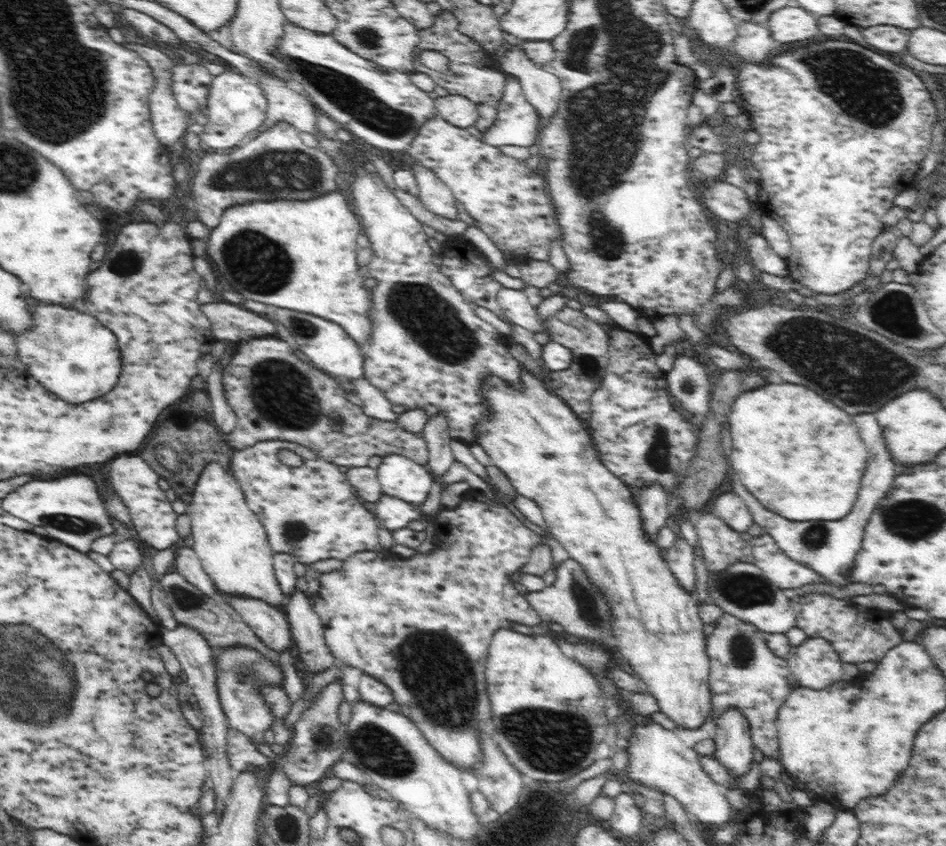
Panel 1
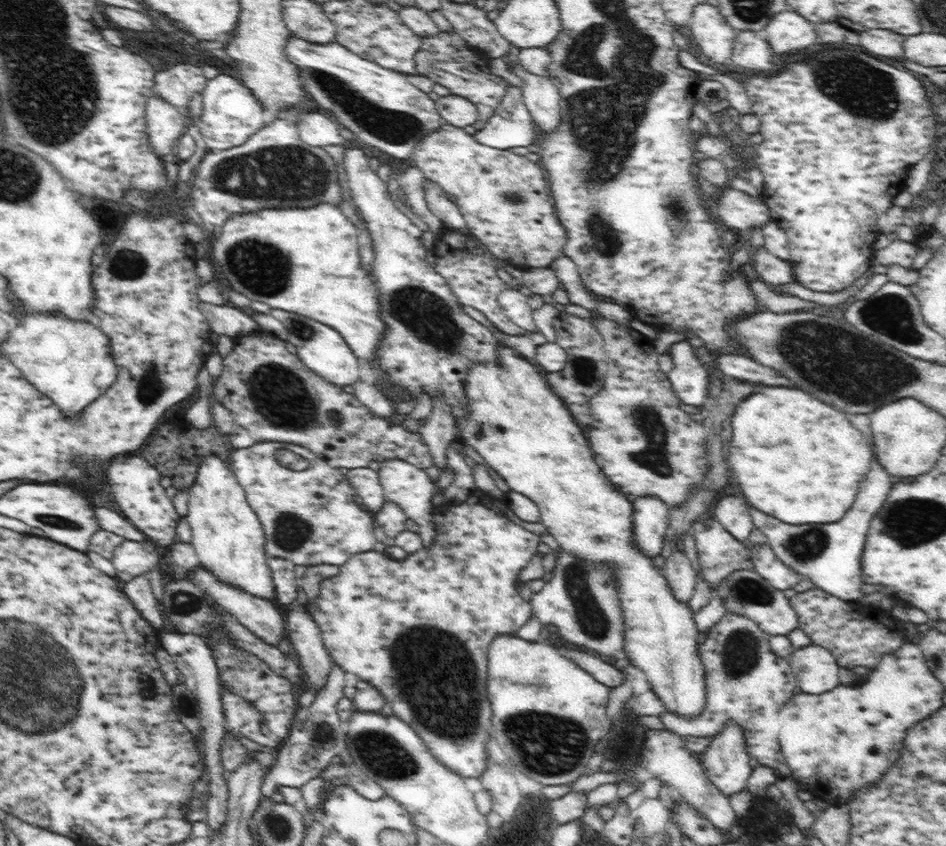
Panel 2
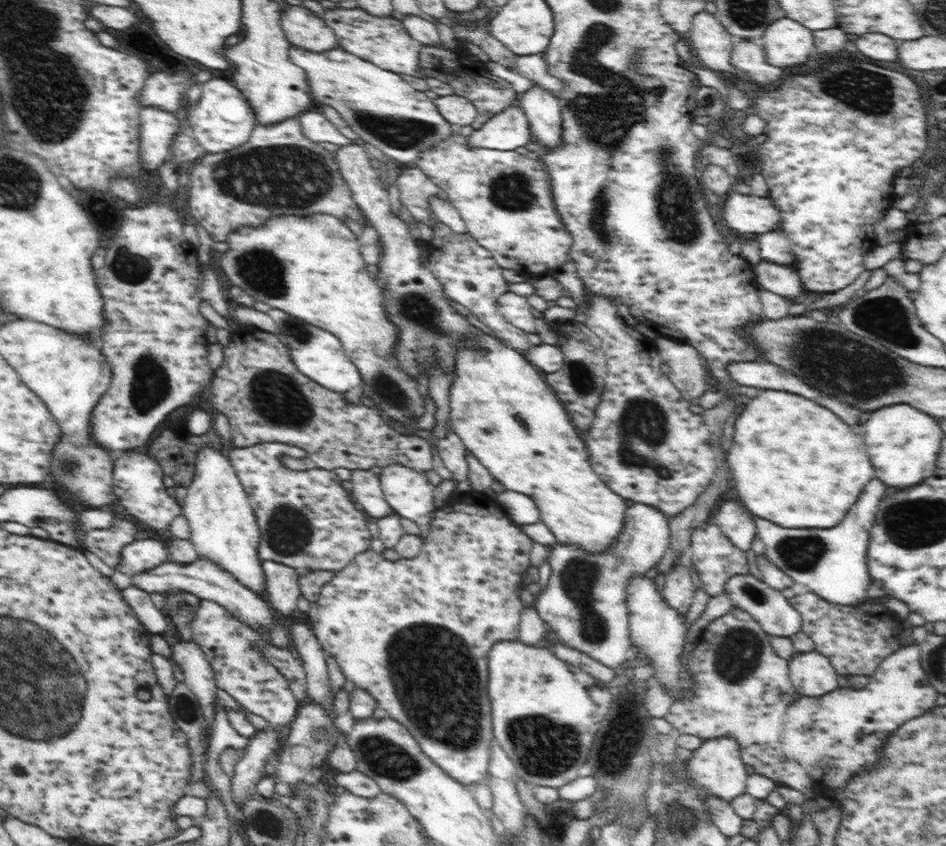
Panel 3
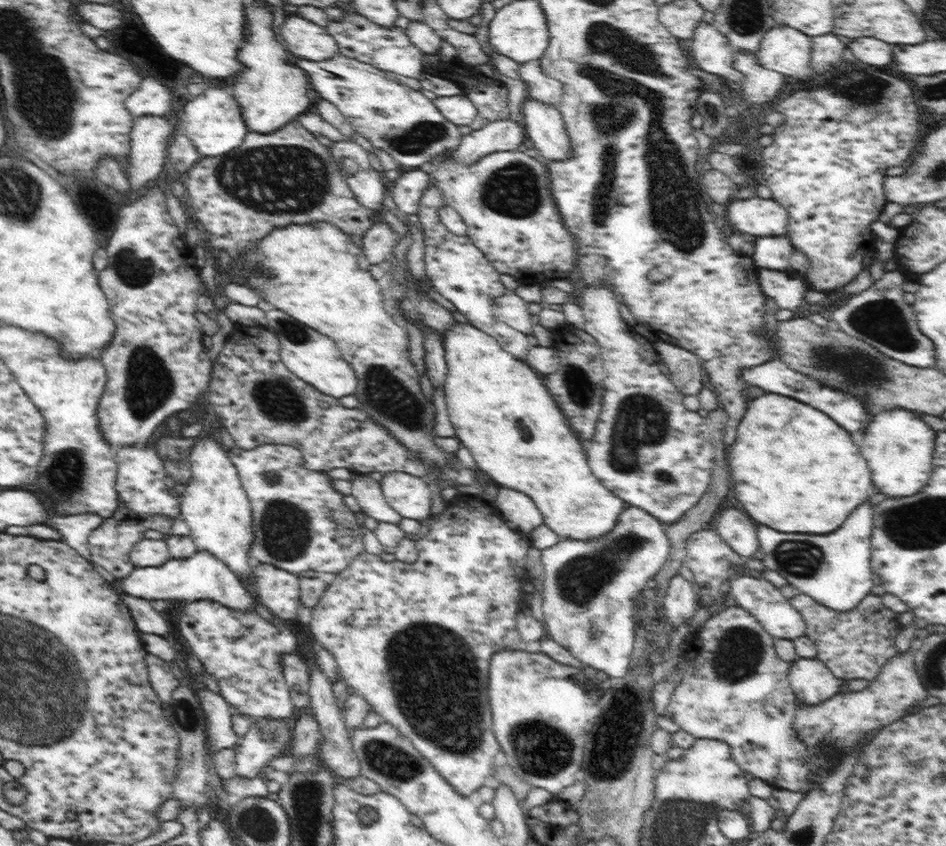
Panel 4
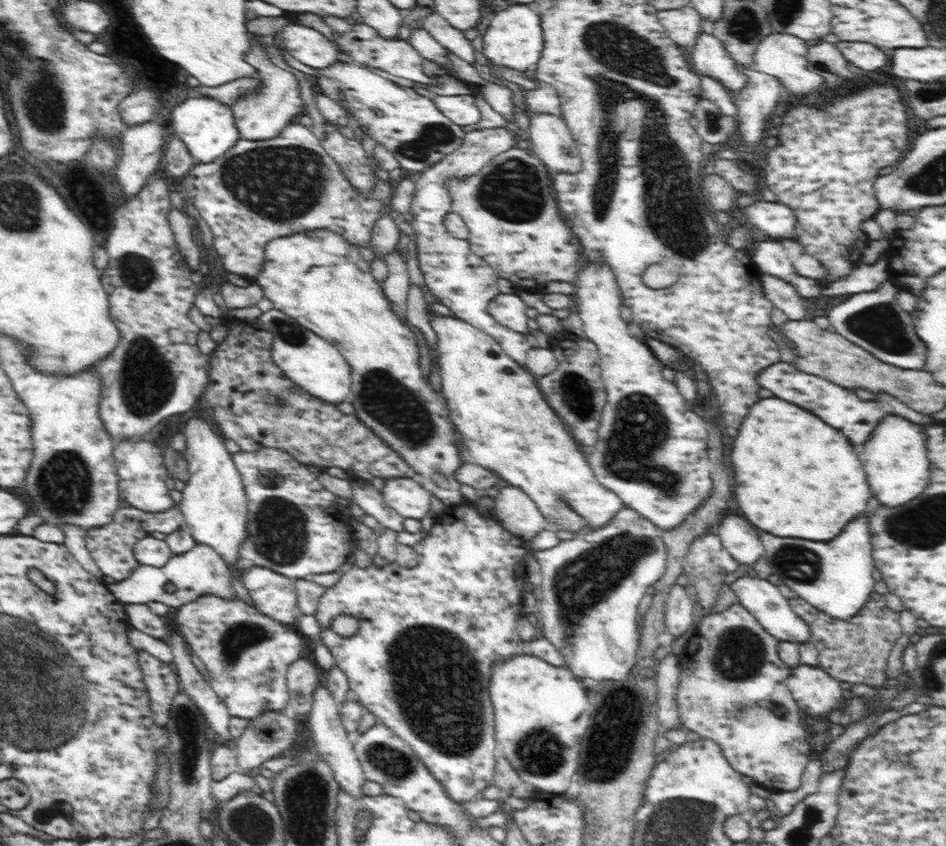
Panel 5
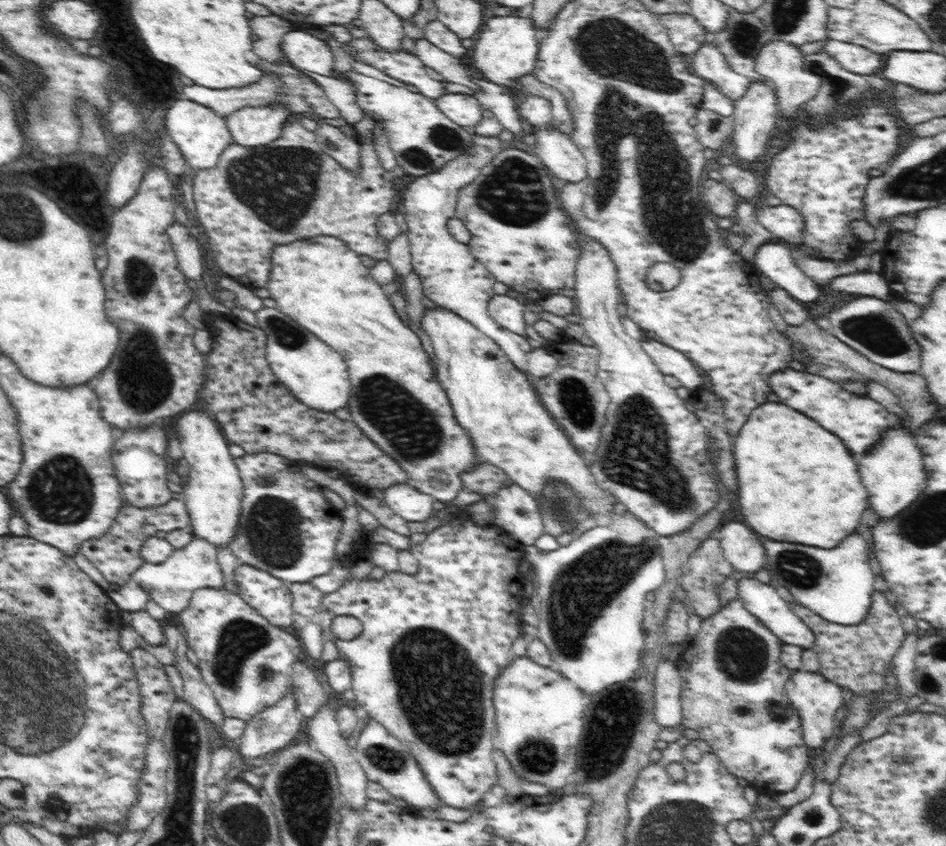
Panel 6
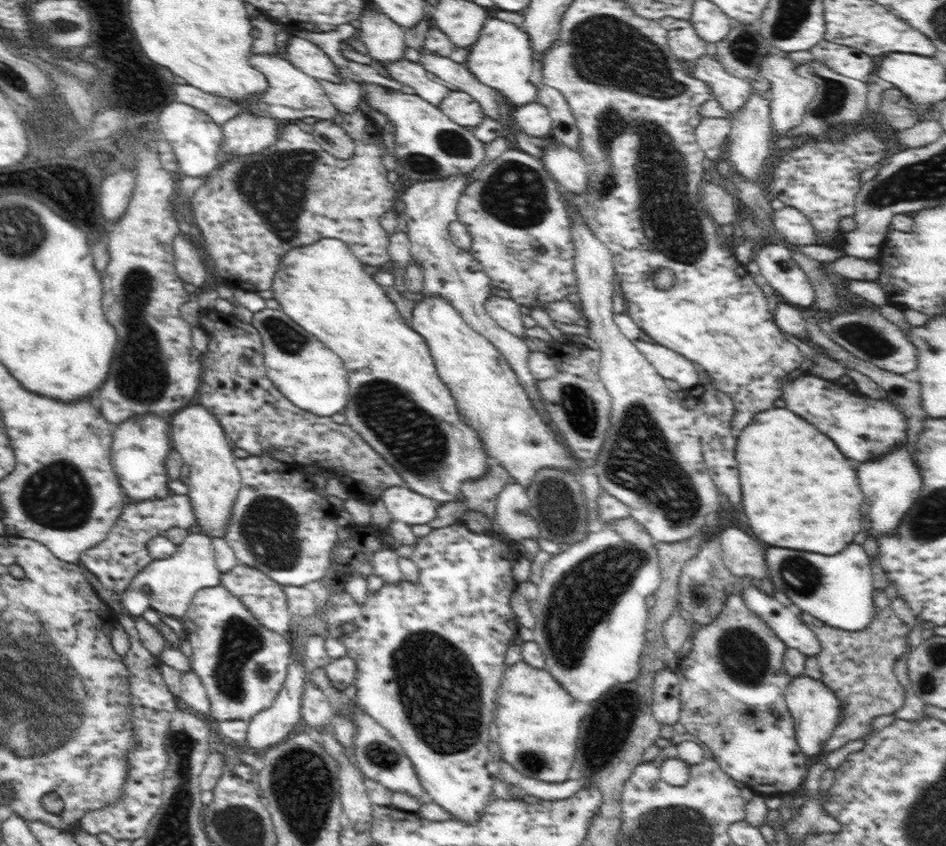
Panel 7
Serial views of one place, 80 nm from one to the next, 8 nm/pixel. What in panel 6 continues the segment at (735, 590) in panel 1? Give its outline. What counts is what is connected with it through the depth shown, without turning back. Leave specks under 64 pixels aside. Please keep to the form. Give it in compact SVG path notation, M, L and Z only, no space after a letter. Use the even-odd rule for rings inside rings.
M738 580L737 599L764 625L772 634L775 634L783 643L800 646L803 649L812 649L815 636L810 627L794 614L791 605L778 596L777 588L762 584L758 580Z

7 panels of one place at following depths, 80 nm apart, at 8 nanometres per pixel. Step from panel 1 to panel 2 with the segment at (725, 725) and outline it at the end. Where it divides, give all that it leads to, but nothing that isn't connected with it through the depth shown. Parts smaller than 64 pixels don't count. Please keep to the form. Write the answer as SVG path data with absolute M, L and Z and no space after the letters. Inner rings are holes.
M730 721L717 734L710 738L710 742L704 750L699 753L700 765L704 769L704 773L708 775L708 779L728 797L747 788L748 777L753 770L753 760L750 753L746 749L746 739L744 739L744 731L738 723Z

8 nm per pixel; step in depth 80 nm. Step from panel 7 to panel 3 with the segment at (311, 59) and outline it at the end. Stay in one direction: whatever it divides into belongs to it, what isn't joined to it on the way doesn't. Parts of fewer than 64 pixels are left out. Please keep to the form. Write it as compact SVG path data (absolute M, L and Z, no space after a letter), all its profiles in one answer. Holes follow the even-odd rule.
M288 5L280 13L280 26L289 45L312 53L324 53L338 47L332 28L304 5Z

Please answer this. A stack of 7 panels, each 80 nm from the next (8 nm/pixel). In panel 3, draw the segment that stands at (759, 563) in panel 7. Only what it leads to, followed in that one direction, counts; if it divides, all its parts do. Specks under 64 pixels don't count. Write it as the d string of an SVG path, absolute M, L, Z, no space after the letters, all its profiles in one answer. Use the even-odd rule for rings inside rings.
M727 500L720 504L710 522L717 524L724 535L742 551L750 549L752 540L757 534L753 514L742 502Z

